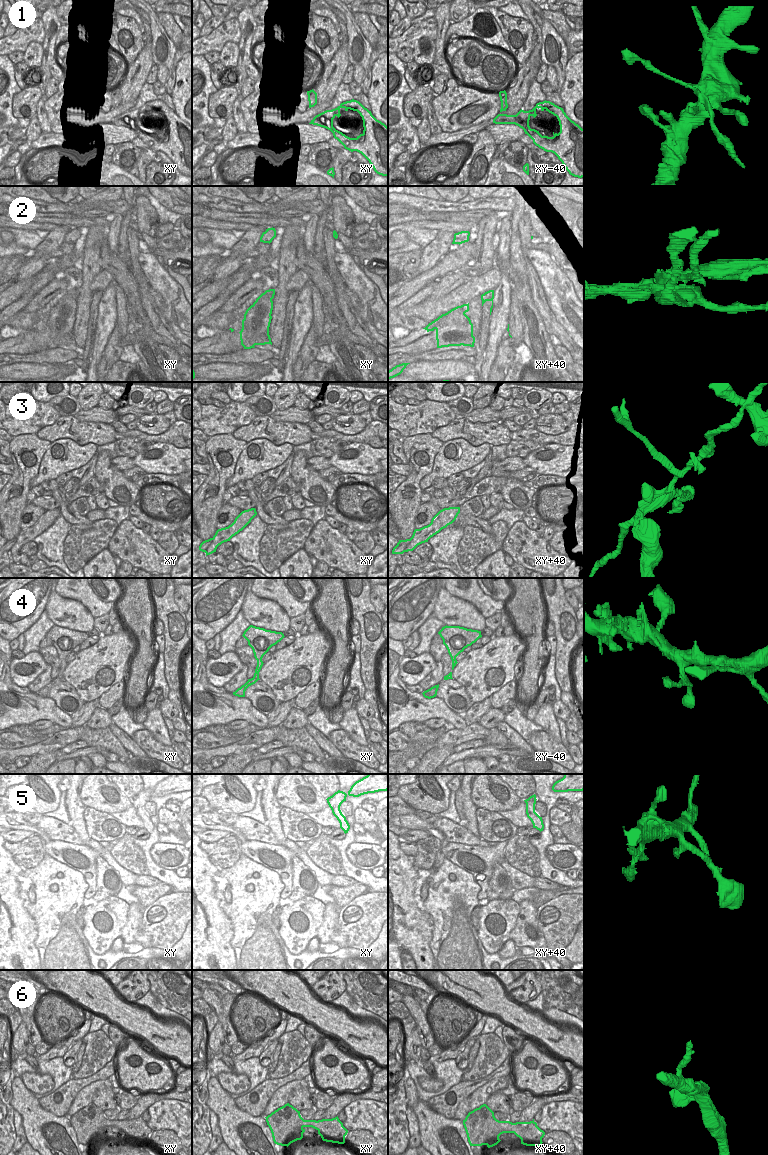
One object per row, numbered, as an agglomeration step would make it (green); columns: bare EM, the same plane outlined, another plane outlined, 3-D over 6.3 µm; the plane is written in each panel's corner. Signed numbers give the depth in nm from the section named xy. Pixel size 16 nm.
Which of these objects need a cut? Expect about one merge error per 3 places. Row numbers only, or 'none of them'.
2, 3

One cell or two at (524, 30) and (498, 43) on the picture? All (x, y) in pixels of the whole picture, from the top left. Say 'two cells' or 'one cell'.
two cells

